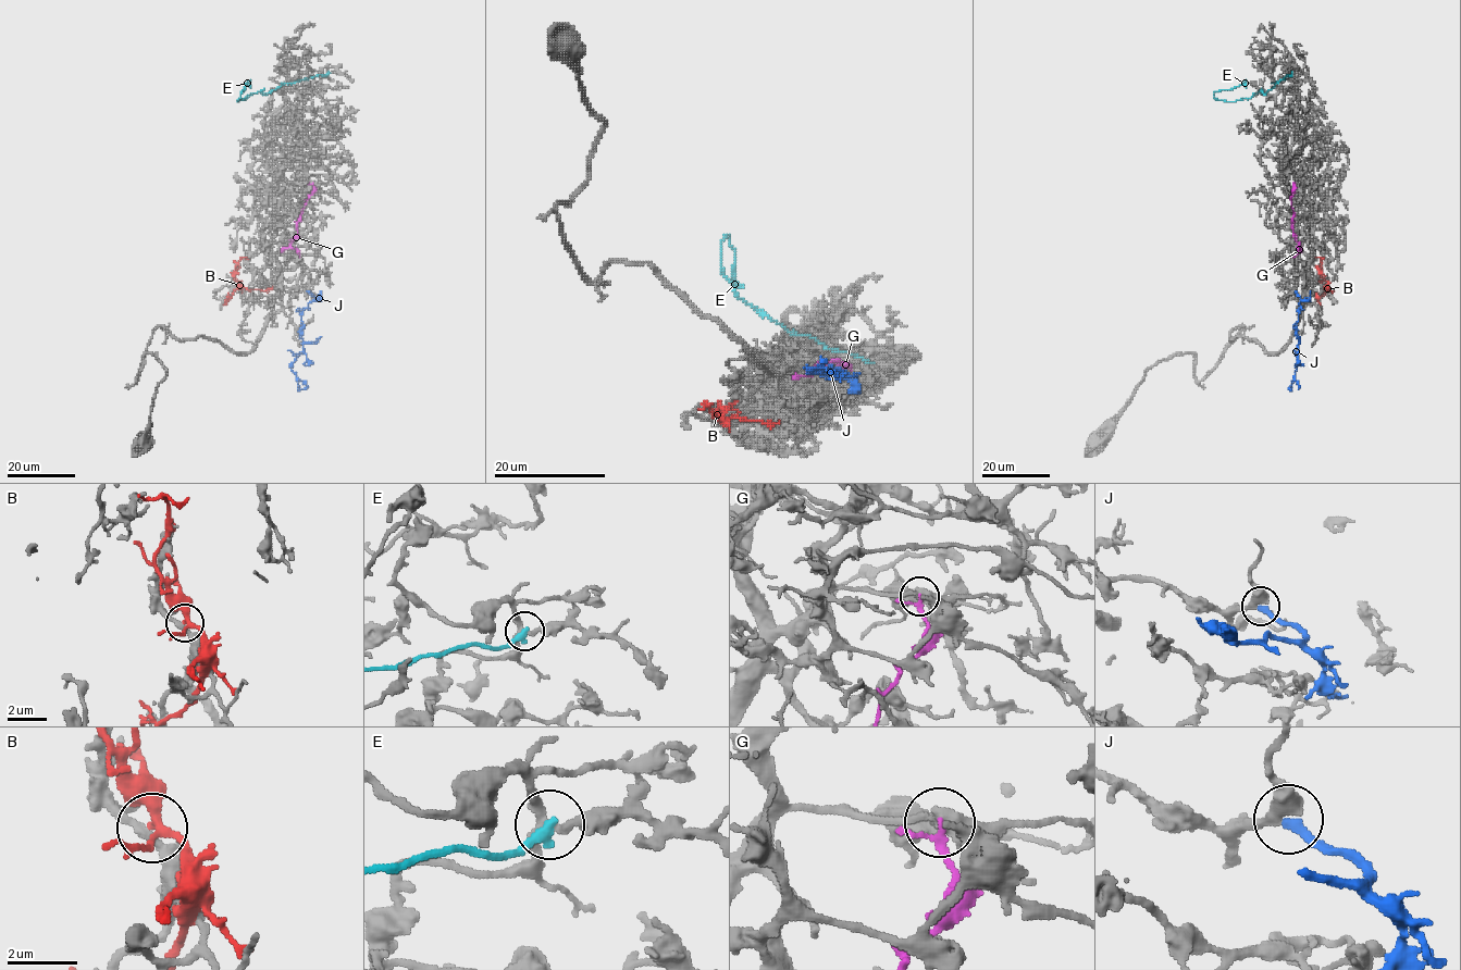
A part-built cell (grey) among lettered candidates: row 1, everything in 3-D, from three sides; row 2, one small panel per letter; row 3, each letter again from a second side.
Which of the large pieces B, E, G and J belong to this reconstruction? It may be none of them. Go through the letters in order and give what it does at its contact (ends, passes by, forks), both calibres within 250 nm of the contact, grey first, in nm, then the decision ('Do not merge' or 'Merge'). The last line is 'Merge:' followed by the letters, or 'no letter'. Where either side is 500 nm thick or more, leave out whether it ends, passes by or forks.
B: It forks there. Thickness 280 nm (grey) against 200 nm. Do not merge
E: It ends there. Thickness 240 nm (grey) against 280 nm. Do not merge
G: It passes by. Thickness 400 nm (grey) against 150 nm. Do not merge
J: It ends there. Thickness 480 nm (grey) against 260 nm. Merge
Merge: J

